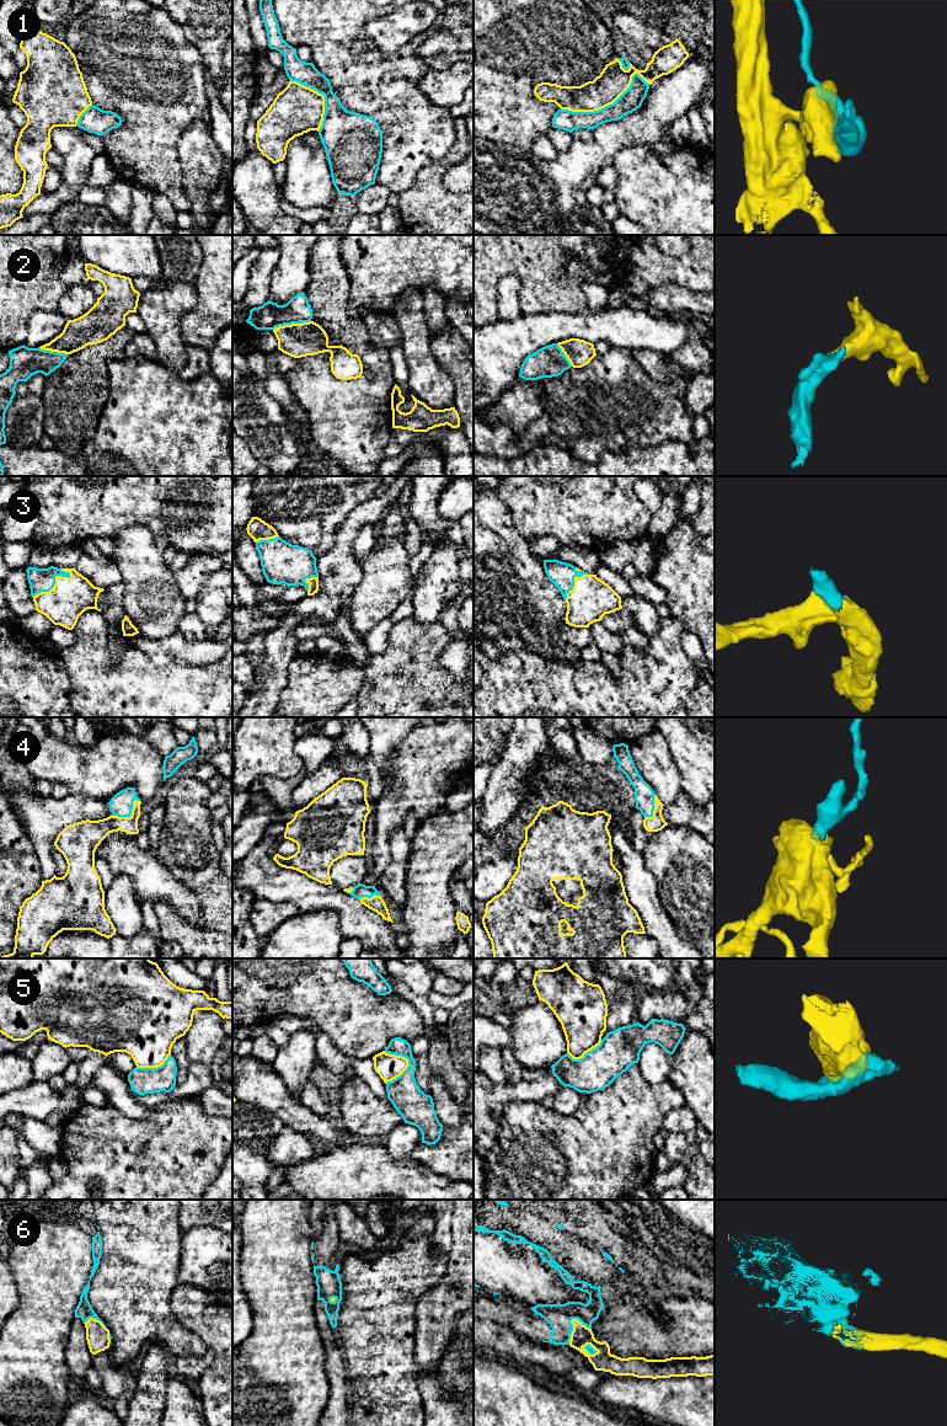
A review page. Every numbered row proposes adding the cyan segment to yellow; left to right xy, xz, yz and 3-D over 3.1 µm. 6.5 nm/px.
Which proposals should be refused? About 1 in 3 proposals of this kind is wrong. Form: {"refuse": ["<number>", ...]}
{"refuse": ["1", "5", "6"]}

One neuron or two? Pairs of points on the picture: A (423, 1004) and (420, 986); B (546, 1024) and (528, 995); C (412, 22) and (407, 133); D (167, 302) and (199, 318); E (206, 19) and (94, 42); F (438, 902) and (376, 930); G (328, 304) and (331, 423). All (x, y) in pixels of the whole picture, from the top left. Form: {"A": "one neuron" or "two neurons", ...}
{"A": "two neurons", "B": "two neurons", "C": "two neurons", "D": "two neurons", "E": "two neurons", "F": "two neurons", "G": "one neuron"}

